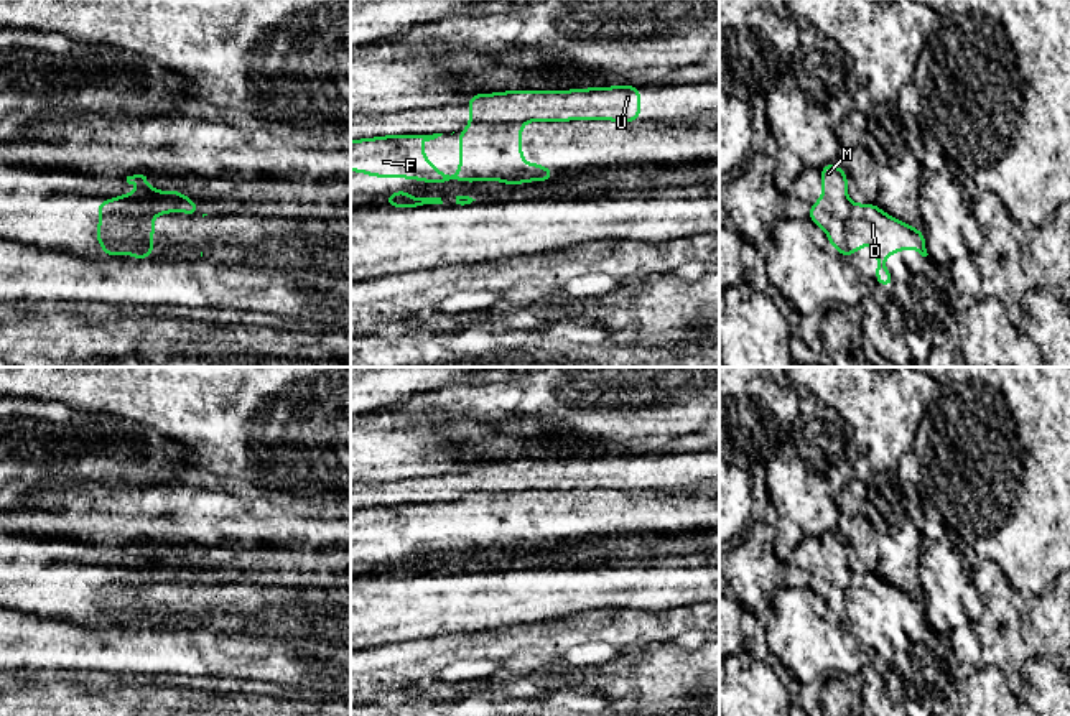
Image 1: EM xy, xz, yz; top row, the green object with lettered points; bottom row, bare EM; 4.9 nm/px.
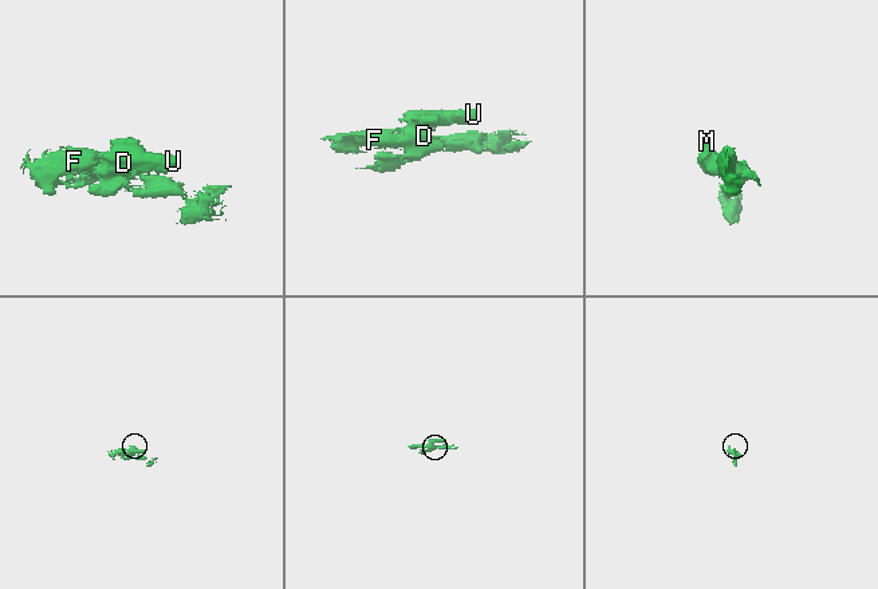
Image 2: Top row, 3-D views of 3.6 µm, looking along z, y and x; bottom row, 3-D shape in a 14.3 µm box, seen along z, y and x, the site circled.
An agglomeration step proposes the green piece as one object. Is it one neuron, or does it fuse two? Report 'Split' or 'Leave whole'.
Split

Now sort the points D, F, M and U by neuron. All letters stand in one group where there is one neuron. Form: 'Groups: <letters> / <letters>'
Groups: D F / M U

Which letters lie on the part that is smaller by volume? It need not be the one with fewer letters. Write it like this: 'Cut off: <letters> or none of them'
Cut off: M, U

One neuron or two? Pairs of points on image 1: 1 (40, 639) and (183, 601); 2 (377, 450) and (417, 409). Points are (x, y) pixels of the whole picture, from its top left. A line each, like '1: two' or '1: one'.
1: two
2: two

